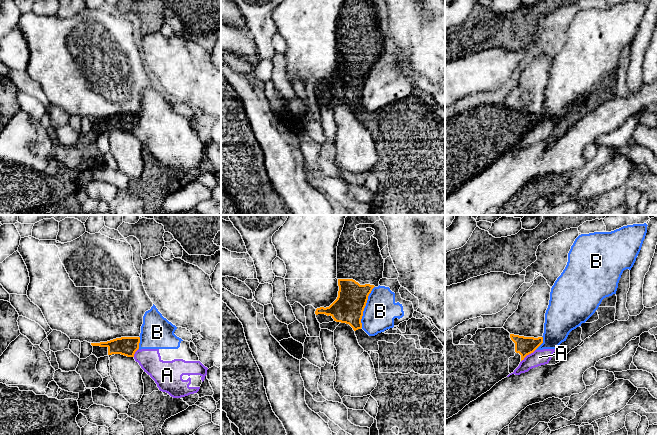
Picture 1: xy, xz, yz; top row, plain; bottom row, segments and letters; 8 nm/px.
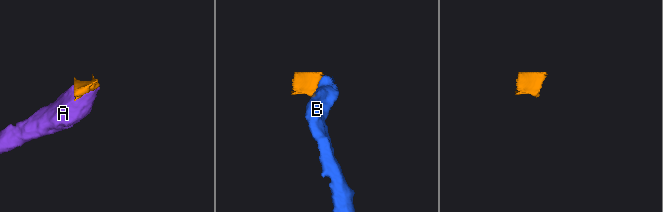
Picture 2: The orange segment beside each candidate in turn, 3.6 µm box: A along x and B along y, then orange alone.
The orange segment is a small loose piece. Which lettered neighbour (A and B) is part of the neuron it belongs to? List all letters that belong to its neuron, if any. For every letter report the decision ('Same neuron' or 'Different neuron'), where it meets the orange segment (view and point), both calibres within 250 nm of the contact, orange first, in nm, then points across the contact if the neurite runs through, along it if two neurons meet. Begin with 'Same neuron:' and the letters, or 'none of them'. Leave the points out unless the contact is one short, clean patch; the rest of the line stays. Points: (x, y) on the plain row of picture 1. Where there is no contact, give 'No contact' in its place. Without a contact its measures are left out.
Same neuron: none of them
A: Different neuron. Touches orange at yz (528, 130). Thickness 150 nm (orange) against 130 nm. Boundary: yz (535, 125), (521, 137)
B: Different neuron. Touches orange at xz (364, 83). Thickness 240 nm (orange) against 260 nm. Boundary: xz (374, 62), (363, 87), (361, 103)

